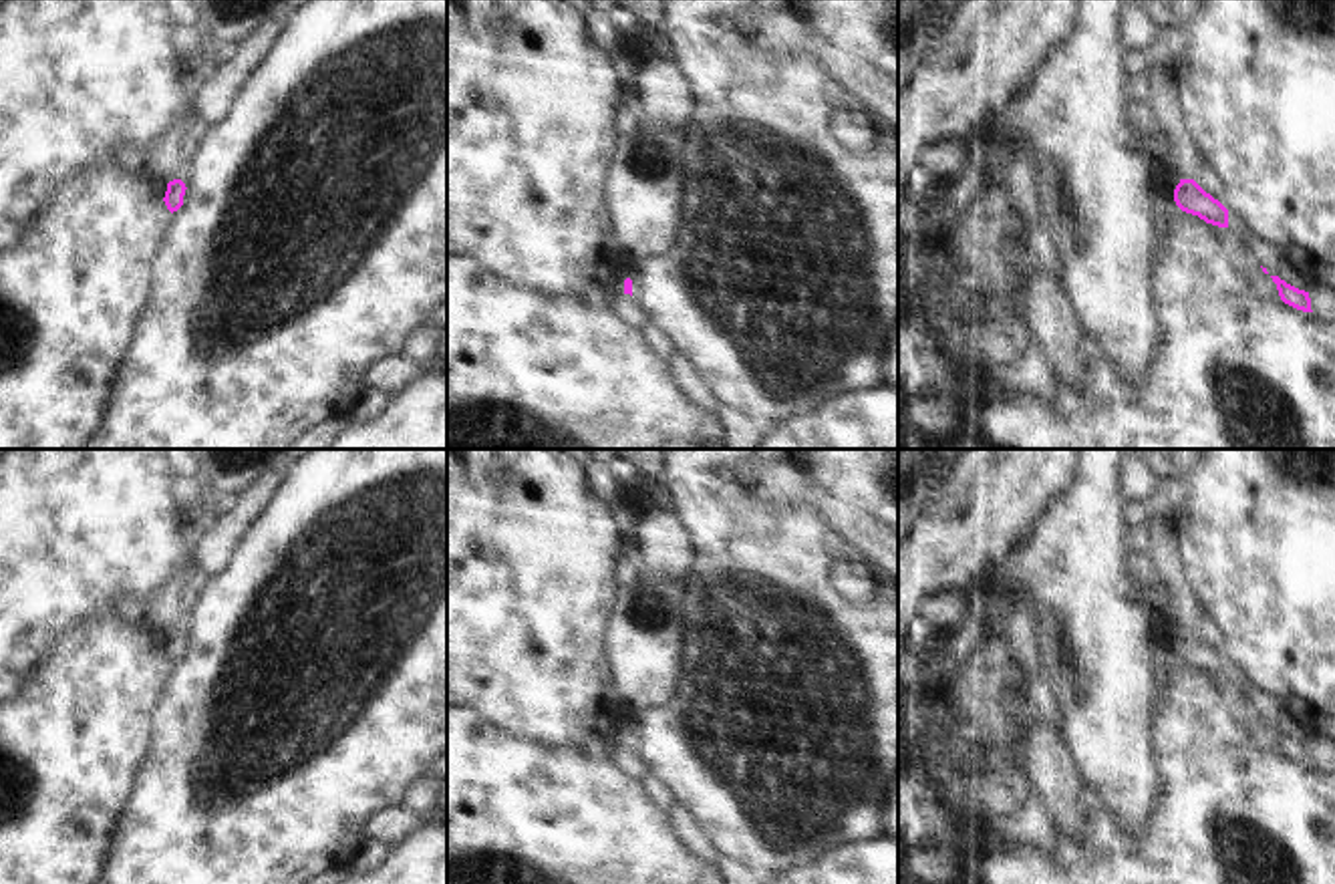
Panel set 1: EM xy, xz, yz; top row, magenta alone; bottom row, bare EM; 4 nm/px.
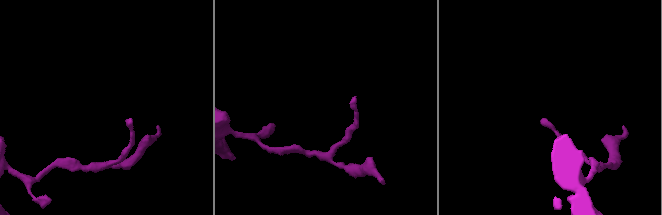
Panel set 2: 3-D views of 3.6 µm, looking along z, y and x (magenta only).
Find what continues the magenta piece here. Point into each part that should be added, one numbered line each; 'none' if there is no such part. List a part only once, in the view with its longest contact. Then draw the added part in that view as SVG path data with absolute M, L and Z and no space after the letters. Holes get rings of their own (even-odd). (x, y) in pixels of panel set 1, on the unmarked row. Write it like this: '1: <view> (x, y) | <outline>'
none

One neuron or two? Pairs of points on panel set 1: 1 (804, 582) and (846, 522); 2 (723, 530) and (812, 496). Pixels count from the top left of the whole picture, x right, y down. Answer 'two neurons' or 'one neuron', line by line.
1: two neurons
2: two neurons

